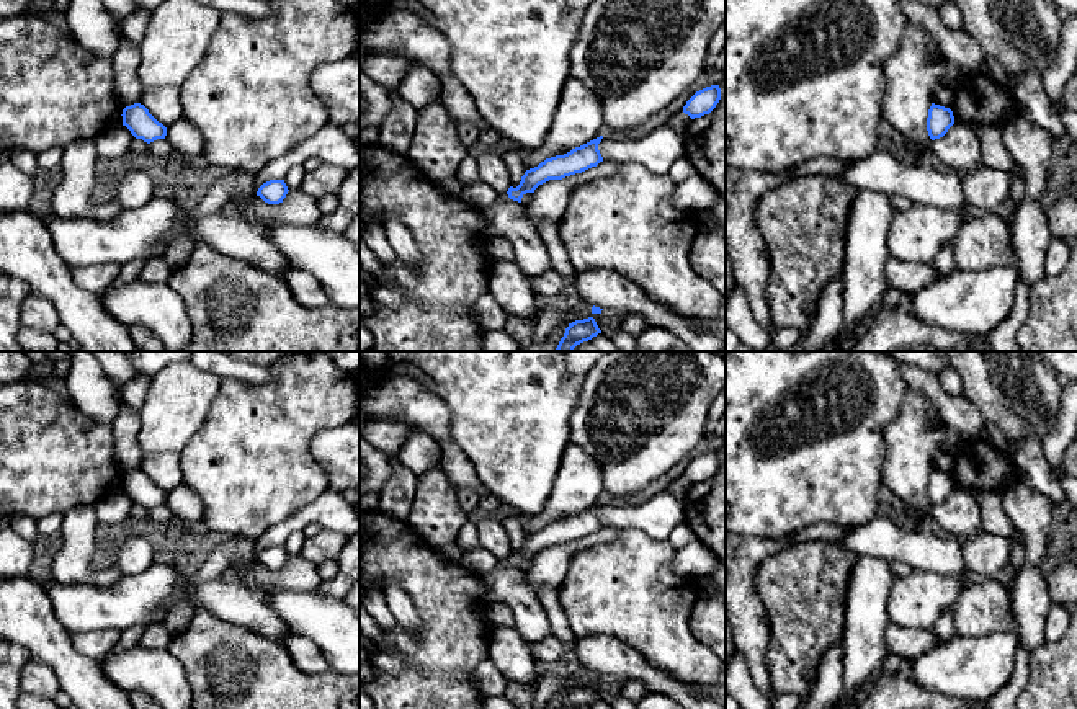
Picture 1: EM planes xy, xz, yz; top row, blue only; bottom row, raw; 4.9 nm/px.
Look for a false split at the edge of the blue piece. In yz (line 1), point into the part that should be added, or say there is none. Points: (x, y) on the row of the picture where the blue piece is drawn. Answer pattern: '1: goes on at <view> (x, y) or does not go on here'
1: does not go on here

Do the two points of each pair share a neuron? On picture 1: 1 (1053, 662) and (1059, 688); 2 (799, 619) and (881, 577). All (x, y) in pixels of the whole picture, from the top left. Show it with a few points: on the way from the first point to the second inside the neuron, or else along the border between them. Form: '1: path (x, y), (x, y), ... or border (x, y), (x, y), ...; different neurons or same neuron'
1: path (1058, 668), (1058, 682); same neuron
2: border (858, 559), (850, 570), (842, 633); different neurons

